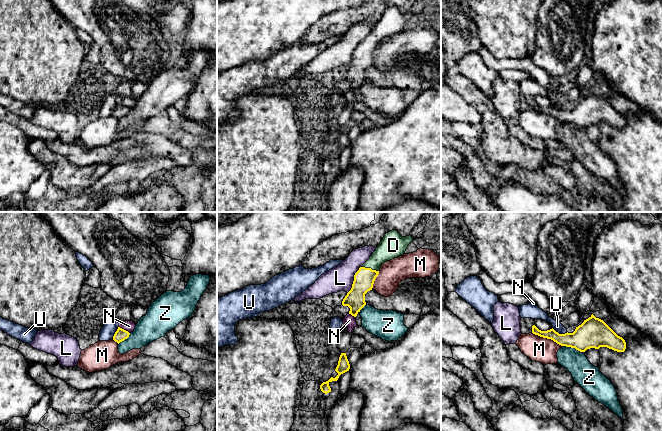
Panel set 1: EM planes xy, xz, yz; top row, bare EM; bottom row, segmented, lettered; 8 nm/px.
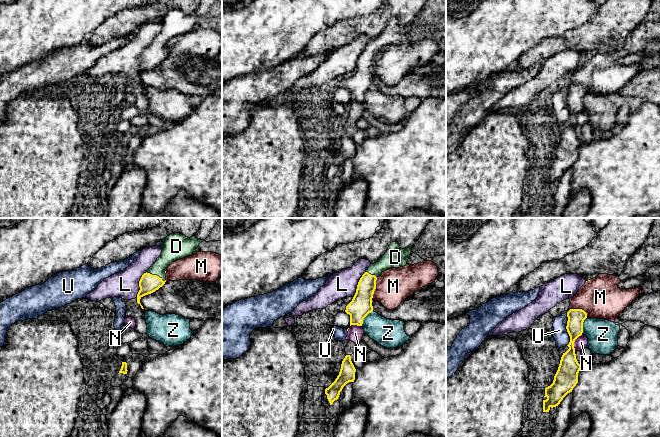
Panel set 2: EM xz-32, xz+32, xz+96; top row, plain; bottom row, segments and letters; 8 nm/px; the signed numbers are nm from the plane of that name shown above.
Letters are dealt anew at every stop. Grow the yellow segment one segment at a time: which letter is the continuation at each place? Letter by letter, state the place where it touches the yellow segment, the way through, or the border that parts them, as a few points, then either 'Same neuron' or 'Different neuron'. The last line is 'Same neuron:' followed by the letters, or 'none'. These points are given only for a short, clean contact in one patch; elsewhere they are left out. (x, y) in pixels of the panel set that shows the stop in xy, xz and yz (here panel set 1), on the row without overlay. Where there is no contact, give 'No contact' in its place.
D: Touches yellow at xz (370, 44). Path across: xz (364, 54), (370, 44), (392, 22). Same neuron
L: Touches yellow at xz (354, 56). Boundary: xz (361, 42), (355, 49), (352, 63), (347, 69). Different neuron
M: Touches yellow at yz (547, 114). Different neuron
N: Touches yellow at xy (123, 105). Boundary: xy (119, 102), (129, 109). Different neuron
U: Touches yellow at yz (560, 110). Different neuron
Z: Touches yellow at yz (572, 123). Boundary: yz (563, 121), (574, 123), (581, 128). Different neuron
Same neuron: D

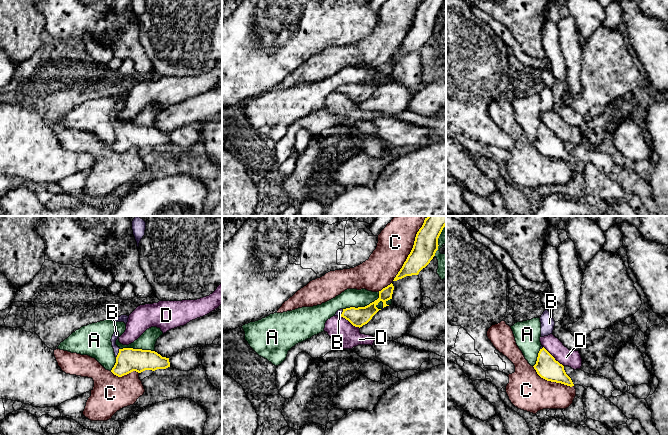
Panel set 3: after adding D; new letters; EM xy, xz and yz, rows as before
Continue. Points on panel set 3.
A: Touches yellow at xz (363, 83). Different neuron
B: Touches yellow at xy (118, 129). Path across: xy (128, 136), (118, 129), (114, 121), (115, 112). Same neuron
C: Touches yellow at xz (410, 28). Different neuron
D: Touches yellow at yz (553, 133). Different neuron
Same neuron: B

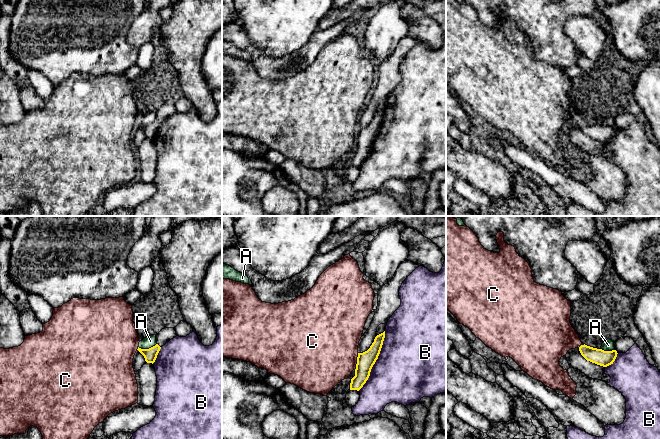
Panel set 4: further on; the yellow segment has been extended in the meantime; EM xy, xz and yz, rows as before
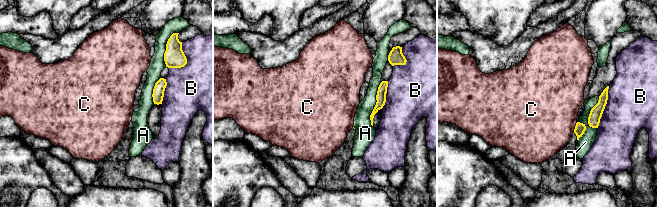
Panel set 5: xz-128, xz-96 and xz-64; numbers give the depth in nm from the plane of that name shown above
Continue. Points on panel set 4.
A: Touches yellow at xy (147, 125). Different neuron
B: Touches yellow at xz (375, 137). Different neuron
C: Touches yellow at xz (357, 137). Boundary: xz (358, 129), (354, 145). Different neuron
Same neuron: none

